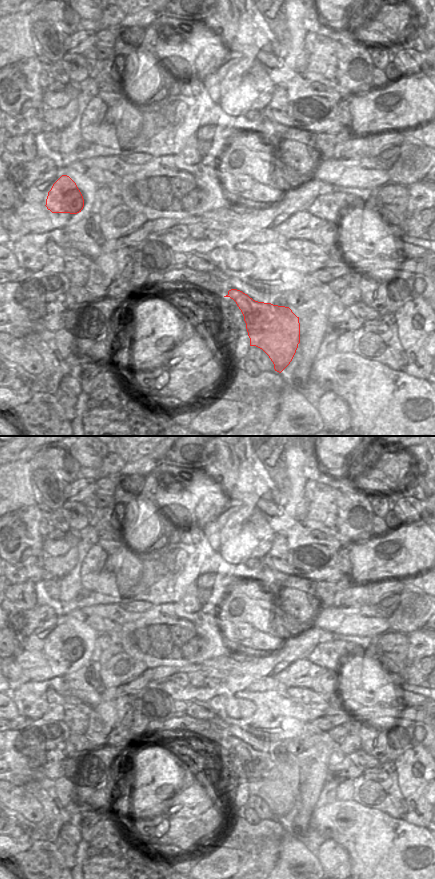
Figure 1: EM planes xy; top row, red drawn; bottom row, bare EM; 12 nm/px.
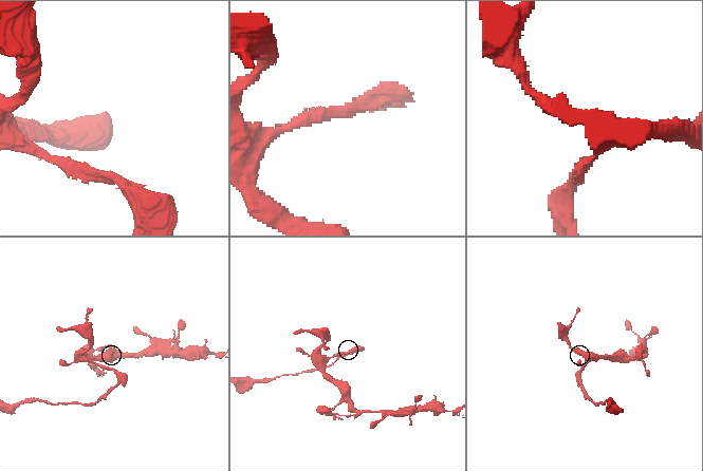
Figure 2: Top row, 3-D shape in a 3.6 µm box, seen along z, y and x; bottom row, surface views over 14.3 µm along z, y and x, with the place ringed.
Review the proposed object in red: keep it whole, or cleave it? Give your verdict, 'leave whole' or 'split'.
split

